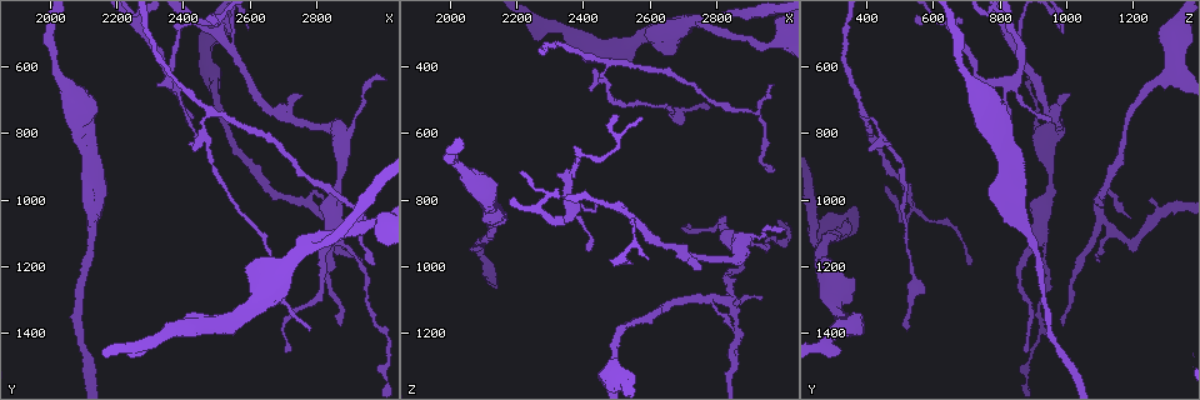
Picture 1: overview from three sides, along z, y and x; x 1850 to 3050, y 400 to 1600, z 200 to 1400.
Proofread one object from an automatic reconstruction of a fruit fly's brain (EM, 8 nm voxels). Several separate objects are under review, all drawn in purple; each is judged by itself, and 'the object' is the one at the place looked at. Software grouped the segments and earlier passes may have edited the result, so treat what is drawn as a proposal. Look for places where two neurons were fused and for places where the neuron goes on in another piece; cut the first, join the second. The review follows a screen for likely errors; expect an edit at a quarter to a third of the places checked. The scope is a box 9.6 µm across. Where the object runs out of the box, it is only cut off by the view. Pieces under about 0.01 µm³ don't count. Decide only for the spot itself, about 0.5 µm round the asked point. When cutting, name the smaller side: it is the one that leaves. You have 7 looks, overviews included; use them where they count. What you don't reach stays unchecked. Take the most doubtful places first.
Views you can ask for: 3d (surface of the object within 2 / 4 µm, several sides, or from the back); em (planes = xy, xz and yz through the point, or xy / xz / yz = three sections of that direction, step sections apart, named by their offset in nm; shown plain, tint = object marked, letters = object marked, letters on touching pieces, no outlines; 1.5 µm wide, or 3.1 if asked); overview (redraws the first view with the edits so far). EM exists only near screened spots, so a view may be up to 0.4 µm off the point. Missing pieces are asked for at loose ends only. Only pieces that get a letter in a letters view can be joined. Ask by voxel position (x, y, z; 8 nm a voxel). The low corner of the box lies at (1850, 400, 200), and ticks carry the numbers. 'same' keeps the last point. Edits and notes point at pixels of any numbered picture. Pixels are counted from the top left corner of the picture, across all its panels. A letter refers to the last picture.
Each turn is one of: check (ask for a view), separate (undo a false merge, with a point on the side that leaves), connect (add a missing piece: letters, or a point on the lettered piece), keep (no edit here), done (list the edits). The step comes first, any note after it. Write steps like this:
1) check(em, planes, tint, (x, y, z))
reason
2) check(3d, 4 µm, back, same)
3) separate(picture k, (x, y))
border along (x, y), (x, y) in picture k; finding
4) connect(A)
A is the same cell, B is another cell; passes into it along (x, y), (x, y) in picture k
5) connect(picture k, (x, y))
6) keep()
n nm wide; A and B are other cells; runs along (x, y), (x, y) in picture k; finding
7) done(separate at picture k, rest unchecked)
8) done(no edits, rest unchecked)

check(em, planes, letters, (2780, 1380, 520))
an open end

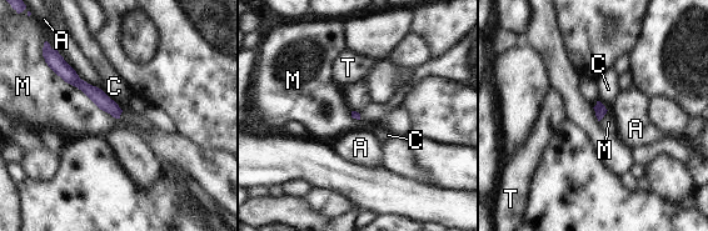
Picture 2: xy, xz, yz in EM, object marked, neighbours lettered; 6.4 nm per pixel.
keep()
A, C, M and T are other cells; runs along (58, 63), (116, 114) in picture 2; no lettered piece goes on from it

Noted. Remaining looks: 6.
check(em, planes, plain, (2400, 760, 960))
thin end

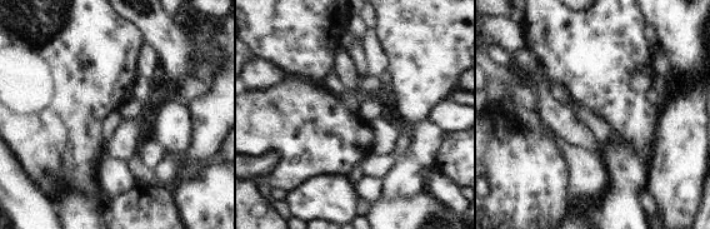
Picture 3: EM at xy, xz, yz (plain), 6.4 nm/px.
check(em, planes, letters, same)

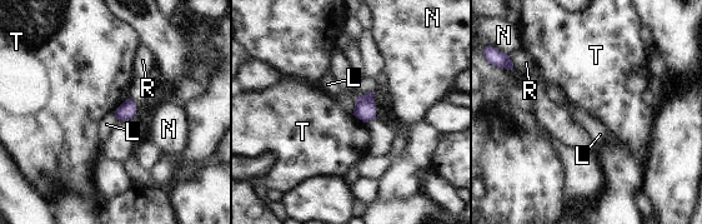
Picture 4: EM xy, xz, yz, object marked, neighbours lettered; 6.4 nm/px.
keep()
L, N, R and T are other cells; no lettered piece goes on from it

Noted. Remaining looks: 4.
check(3d, 2 µm, back, (2370, 600, 730))
a narrow waist

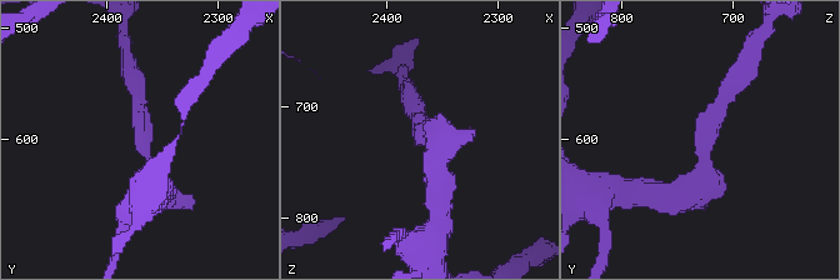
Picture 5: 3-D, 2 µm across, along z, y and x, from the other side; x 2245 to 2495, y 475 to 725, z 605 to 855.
check(em, planes, tint, (2364, 608, 726))

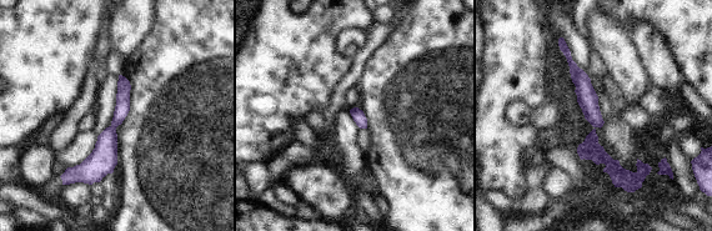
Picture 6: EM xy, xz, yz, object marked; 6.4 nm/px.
check(em, planes, letters, same)
what lies round it

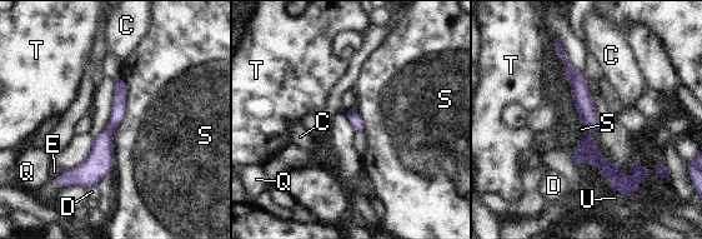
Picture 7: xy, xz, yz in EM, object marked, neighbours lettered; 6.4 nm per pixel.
keep()
S touches over 600 nm; C, D, E, Q, S, T and U are other cells; all the same neuron

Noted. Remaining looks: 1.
done(no edits, rest unchecked)

